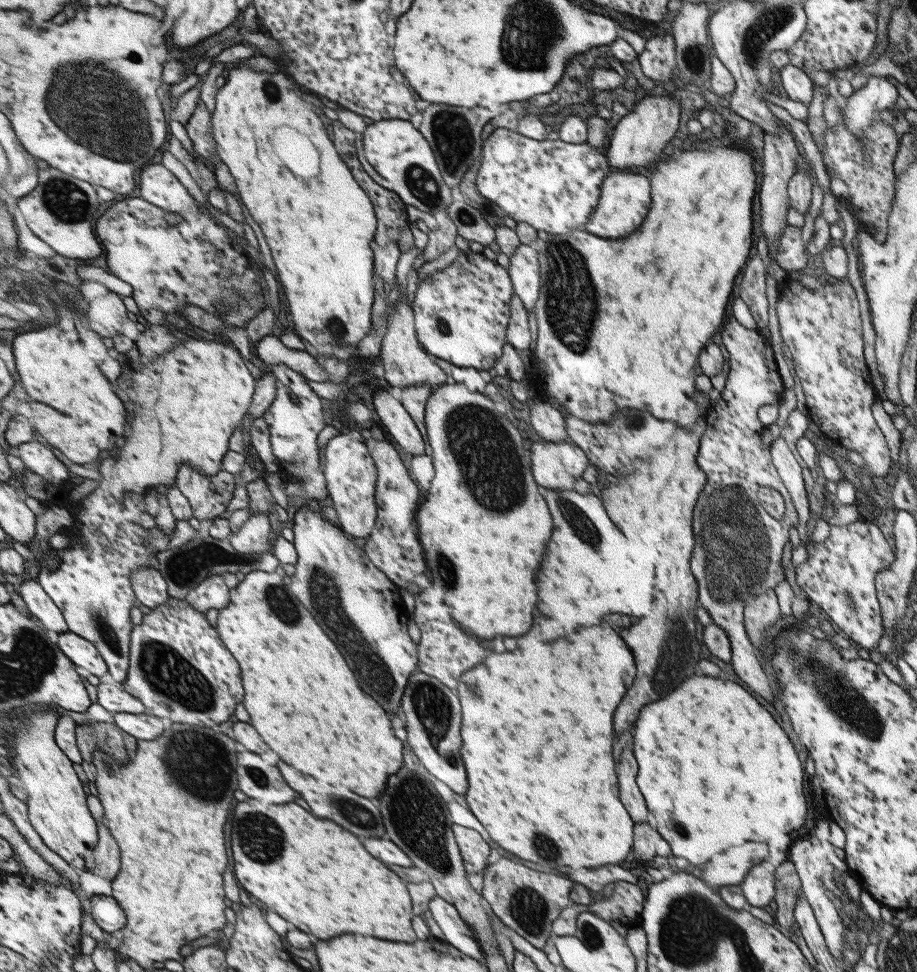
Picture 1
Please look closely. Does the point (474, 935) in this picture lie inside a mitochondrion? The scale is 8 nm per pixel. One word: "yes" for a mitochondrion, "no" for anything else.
no

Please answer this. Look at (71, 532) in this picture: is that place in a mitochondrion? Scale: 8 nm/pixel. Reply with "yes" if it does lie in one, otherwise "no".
no

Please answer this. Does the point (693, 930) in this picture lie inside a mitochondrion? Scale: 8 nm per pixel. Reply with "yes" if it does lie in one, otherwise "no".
yes

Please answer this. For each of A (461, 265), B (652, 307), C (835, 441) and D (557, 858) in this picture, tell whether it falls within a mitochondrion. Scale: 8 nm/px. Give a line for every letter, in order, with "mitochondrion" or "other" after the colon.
A: other
B: other
C: other
D: mitochondrion

